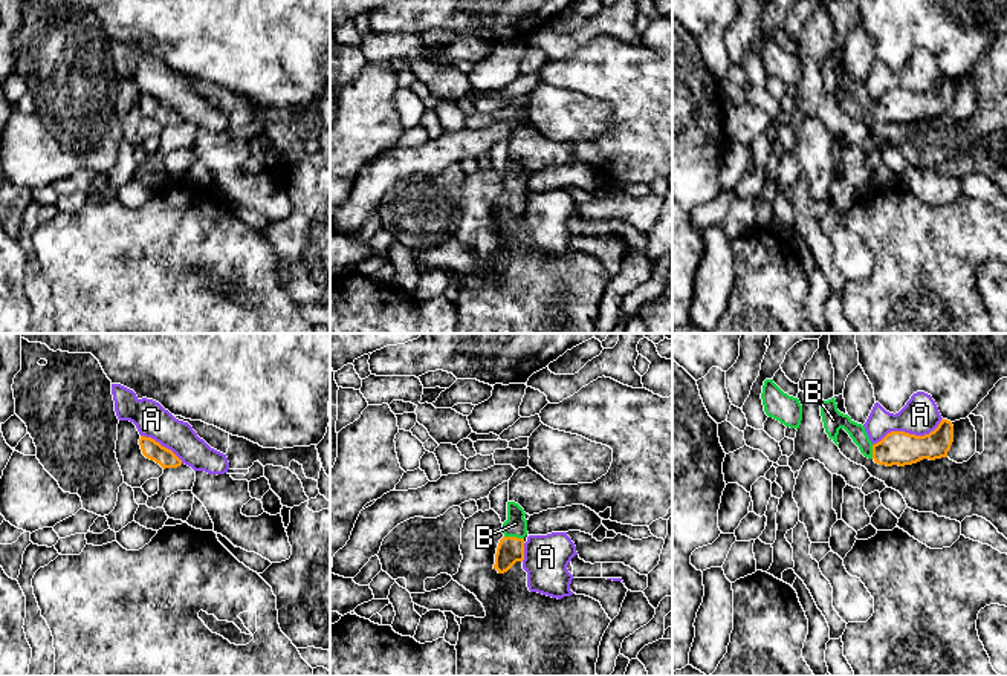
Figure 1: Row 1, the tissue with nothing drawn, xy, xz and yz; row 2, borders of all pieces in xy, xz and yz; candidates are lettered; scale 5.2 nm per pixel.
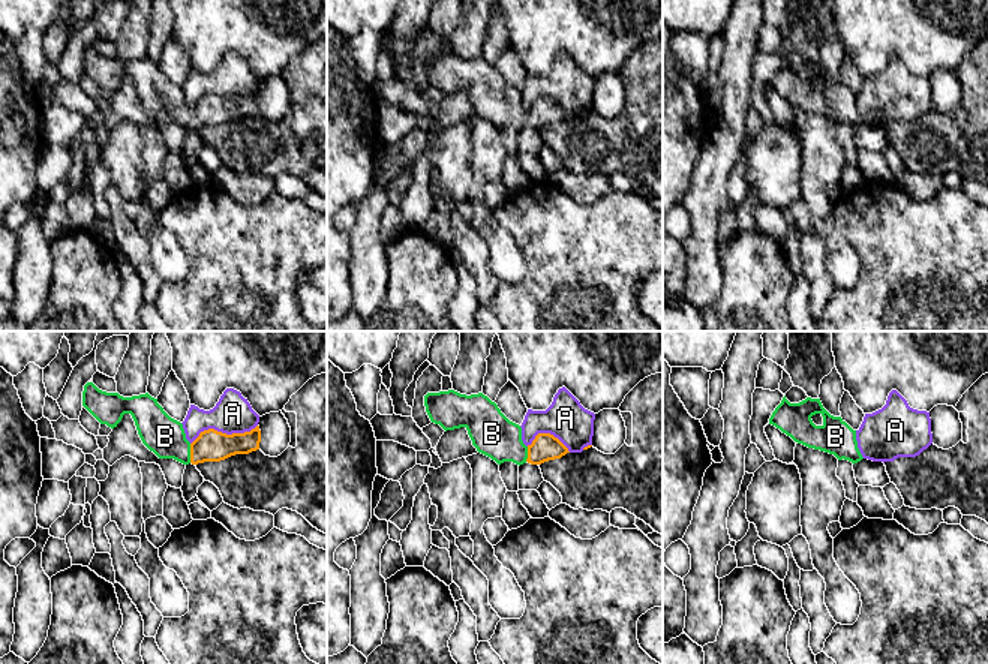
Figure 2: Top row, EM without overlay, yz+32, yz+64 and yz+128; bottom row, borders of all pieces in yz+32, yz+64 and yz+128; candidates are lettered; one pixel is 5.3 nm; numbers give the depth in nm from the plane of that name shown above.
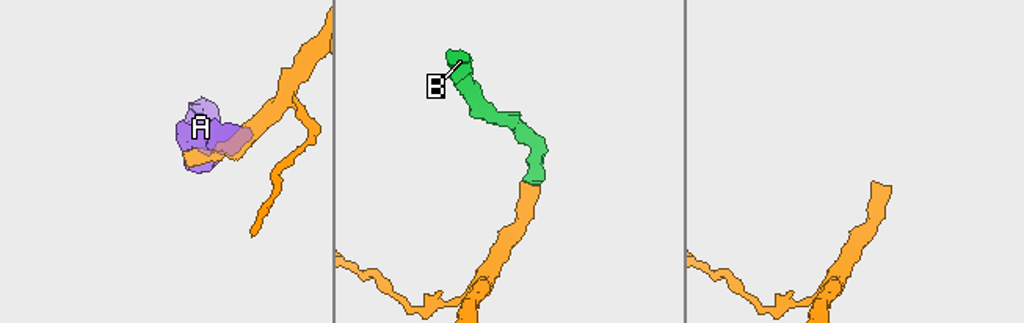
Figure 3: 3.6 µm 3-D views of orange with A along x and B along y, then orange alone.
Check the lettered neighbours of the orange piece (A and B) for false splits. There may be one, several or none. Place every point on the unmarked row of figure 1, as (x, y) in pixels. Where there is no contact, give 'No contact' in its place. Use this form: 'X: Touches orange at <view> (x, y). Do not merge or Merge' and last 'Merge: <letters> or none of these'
A: Touches orange at yz (908, 90). Do not merge
B: Touches orange at xz (514, 194). Merge
Merge: B

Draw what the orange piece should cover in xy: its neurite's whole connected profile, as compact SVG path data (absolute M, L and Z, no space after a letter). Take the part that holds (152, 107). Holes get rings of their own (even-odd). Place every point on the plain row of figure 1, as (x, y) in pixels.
M141 93L139 102L142 107L142 112L159 121L164 127L165 125L177 125L182 122L182 118L168 106L162 104L159 99L156 99L151 95Z

